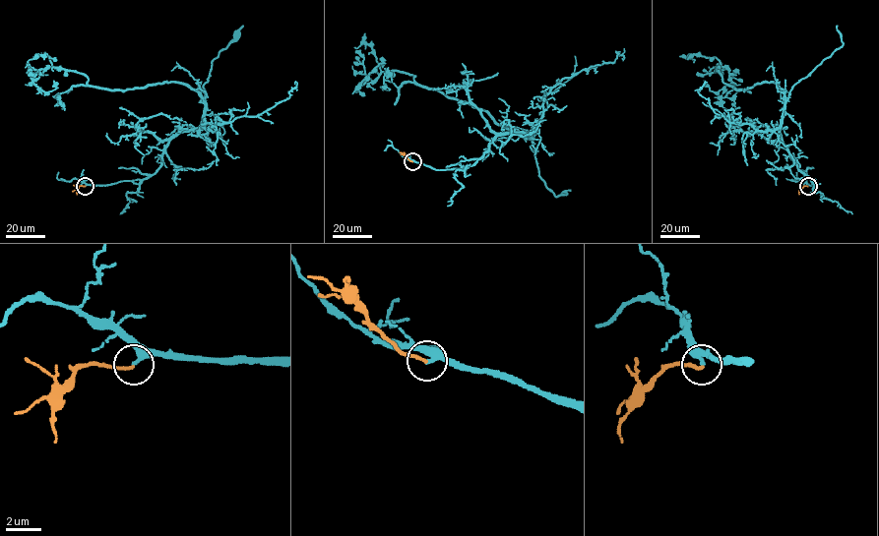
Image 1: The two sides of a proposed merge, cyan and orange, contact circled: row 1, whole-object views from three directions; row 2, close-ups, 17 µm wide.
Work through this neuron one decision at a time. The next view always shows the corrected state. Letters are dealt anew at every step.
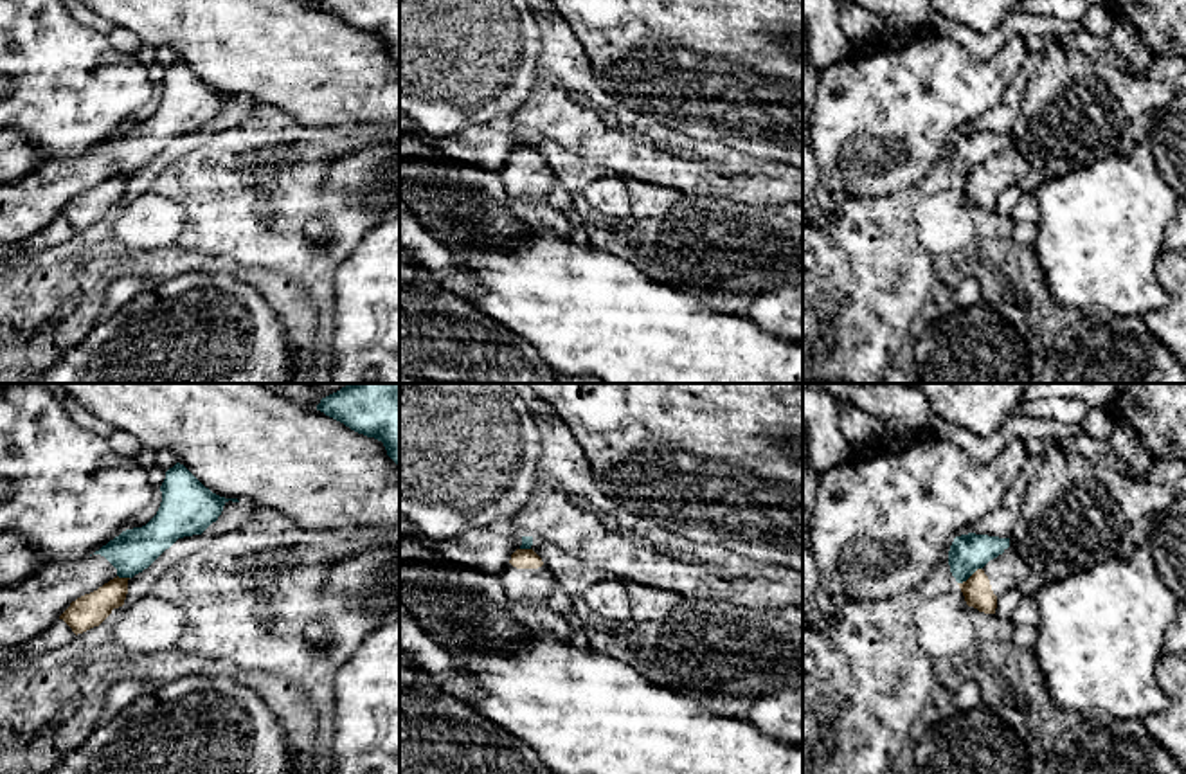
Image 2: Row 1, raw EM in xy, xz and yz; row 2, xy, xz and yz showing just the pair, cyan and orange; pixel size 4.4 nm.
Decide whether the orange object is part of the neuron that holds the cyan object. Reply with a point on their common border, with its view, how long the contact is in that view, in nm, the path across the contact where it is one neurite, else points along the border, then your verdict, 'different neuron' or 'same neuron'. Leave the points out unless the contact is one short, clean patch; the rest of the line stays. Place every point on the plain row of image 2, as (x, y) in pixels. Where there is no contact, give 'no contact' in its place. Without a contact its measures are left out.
contact yz (969, 173); length 130 nm; border yz (981, 164), (958, 180); different neuron

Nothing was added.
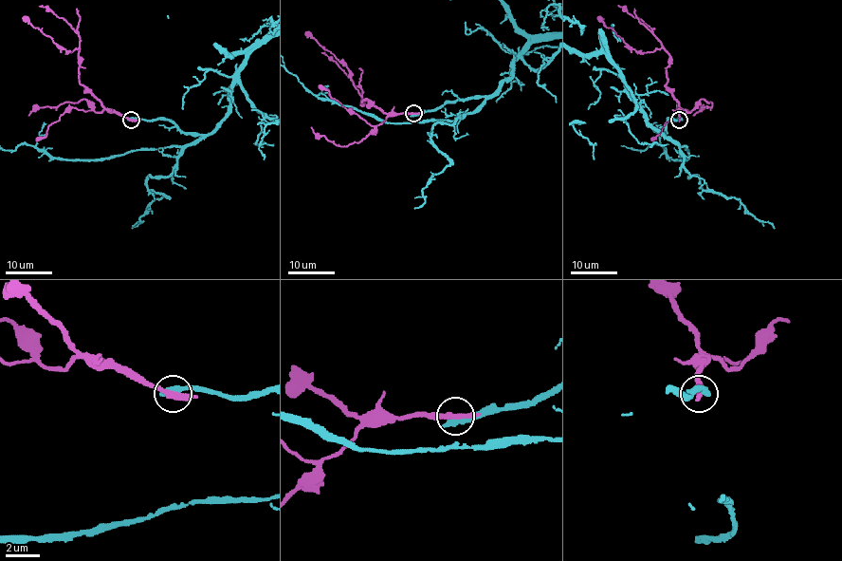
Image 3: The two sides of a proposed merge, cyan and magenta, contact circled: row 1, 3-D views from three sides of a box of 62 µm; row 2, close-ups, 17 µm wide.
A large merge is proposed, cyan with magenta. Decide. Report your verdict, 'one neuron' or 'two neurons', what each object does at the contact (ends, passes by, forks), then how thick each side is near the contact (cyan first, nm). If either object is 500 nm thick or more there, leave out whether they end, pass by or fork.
two neurons | 500/320 nm

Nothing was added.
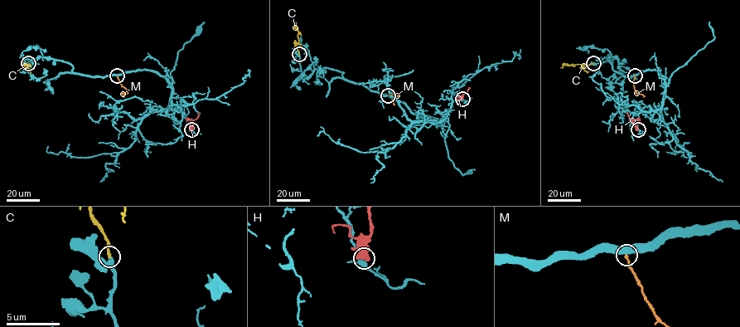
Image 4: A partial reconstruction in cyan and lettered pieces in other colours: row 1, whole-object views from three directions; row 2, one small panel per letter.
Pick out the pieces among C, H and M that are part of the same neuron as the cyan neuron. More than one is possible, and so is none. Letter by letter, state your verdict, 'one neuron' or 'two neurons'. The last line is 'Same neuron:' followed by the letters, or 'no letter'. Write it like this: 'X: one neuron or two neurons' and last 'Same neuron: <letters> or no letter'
C: one neuron
H: two neurons
M: two neurons
Same neuron: C

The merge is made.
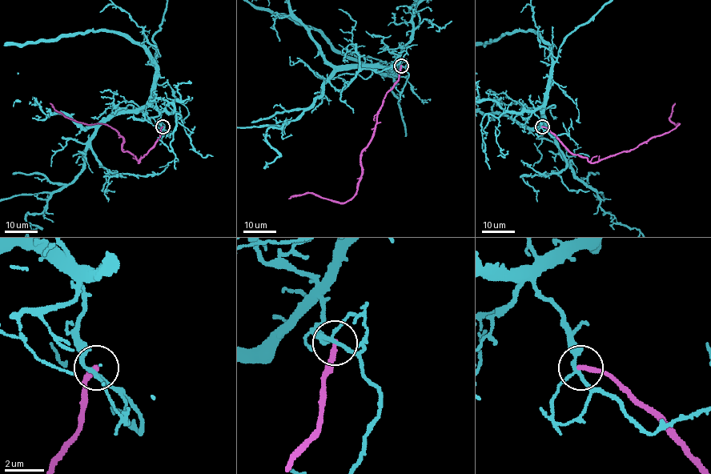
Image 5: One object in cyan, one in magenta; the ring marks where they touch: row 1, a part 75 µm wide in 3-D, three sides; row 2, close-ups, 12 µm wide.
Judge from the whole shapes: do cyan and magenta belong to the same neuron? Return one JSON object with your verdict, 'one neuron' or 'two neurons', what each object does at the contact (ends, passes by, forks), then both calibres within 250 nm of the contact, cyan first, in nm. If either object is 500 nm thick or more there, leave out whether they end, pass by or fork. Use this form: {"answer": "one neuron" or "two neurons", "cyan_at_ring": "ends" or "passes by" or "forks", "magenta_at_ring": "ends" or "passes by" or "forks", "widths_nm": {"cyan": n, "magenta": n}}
{"answer": "two neurons", "cyan_at_ring": "forks", "magenta_at_ring": "ends", "widths_nm": {"cyan": 150, "magenta": 240}}

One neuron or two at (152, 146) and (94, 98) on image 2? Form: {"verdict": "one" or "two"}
{"verdict": "two"}

